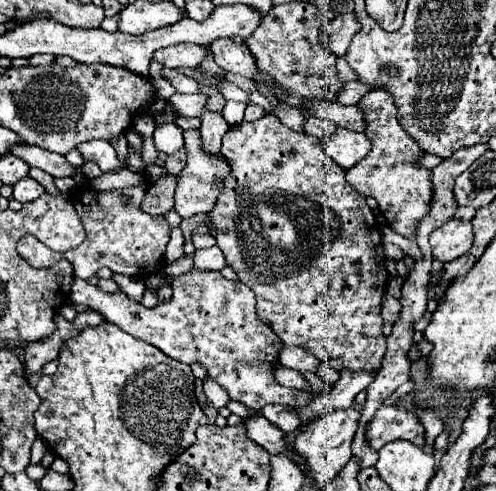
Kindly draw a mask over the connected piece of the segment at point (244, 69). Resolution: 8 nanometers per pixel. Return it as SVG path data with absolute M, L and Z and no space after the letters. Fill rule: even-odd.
M216 39L210 49L218 67L222 67L224 71L238 73L256 81L262 79L262 75L258 75L258 69L254 67L254 57L250 55L250 51L246 51L244 43L234 43L232 39Z

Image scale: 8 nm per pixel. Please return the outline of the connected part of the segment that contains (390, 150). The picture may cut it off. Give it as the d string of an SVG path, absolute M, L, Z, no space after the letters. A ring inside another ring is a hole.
M380 89L370 91L368 95L362 97L358 105L362 107L362 113L366 115L366 121L368 121L366 137L372 143L372 151L362 163L358 163L358 167L352 167L350 171L346 171L346 181L360 195L374 197L378 201L378 207L384 213L392 231L408 239L414 239L418 219L422 219L422 215L430 211L430 171L416 169L414 165L414 161L422 155L422 149L400 127L396 119L398 109L390 93Z

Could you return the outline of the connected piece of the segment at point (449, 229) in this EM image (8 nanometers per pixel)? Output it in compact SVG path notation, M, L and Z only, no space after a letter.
M456 217L450 219L448 223L444 223L442 227L438 227L436 231L432 231L432 235L430 235L432 253L442 263L458 259L460 255L470 251L472 241L474 241L472 223L456 219Z

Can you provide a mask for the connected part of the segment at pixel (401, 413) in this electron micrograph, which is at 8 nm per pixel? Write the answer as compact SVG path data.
M384 405L366 425L366 443L370 449L380 451L384 445L398 439L406 439L416 447L424 447L424 425L414 413Z

